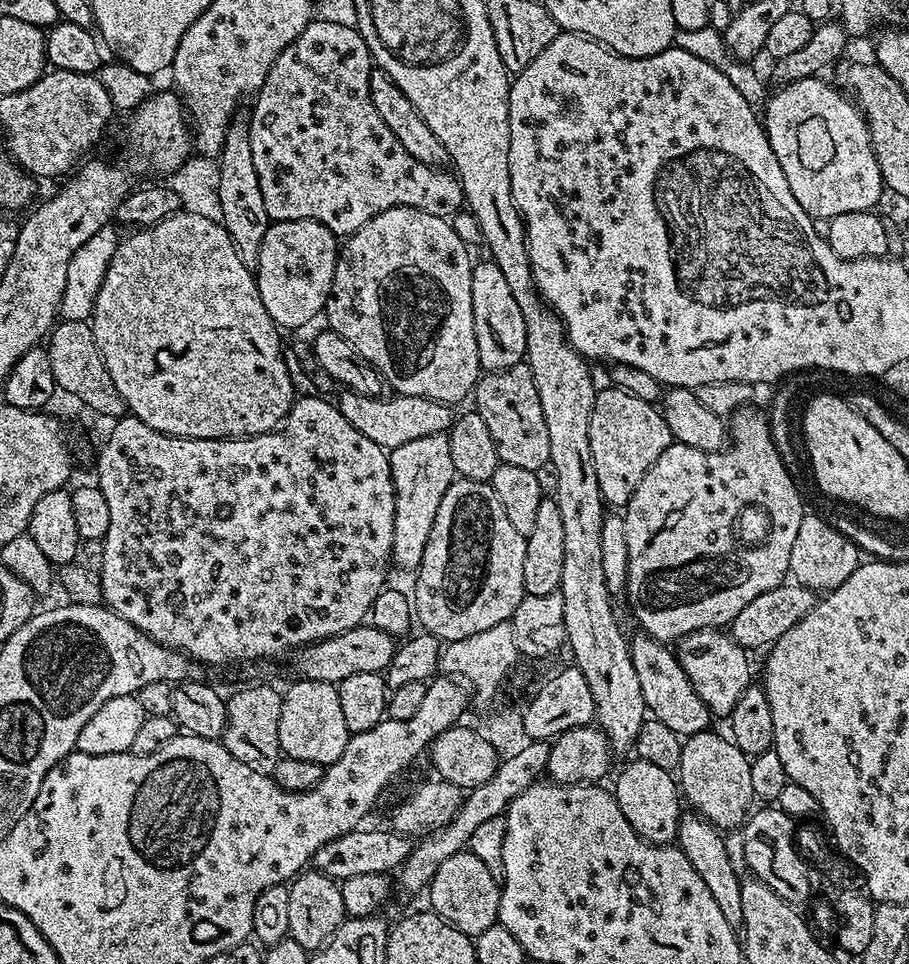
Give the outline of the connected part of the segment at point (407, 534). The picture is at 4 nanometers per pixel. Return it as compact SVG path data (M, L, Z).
M447 435L414 438L406 446L398 446L388 452L390 470L394 478L396 509L394 510L394 542L392 560L400 568L419 569L430 530L434 526L434 514L442 506L446 490L457 479L454 462L450 462L450 446Z

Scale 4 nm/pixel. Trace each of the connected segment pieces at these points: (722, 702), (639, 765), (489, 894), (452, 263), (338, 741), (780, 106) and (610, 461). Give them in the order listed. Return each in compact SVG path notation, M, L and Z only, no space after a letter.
M703 628L691 632L678 641L675 649L686 678L698 690L702 702L712 711L713 717L731 717L734 706L738 706L738 698L753 683L752 668L748 665L749 653L738 646L727 631L718 628Z
M632 758L616 776L614 795L622 814L626 814L626 822L634 826L645 842L671 845L675 841L682 815L682 793L673 773L662 770L662 766L654 766L654 762Z
M470 850L450 854L450 858L446 858L446 862L442 862L442 866L438 866L434 878L427 886L426 895L428 895L429 902L432 903L429 904L431 911L442 917L447 924L452 924L458 930L462 930L462 934L473 938L478 934L482 934L482 930L490 930L490 926L497 923L500 915L500 884L498 883L498 877L490 874L490 870L486 870L486 865Z
M391 208L366 222L351 236L343 241L336 257L334 282L330 286L328 303L325 304L323 315L328 316L327 327L338 333L366 362L370 362L378 369L384 378L385 385L393 393L402 396L421 396L431 400L441 400L443 404L459 405L459 400L464 400L473 395L476 383L480 381L482 369L478 358L478 338L474 338L474 306L470 298L470 282L472 281L473 257L468 257L469 245L454 234L451 219L434 214L426 214L426 210L417 208Z
M297 679L295 683L282 696L282 714L278 718L281 753L290 758L302 758L302 762L318 762L325 766L338 762L350 735L346 717L342 715L339 687L317 680Z
M811 76L777 87L777 92L767 97L765 112L762 112L764 130L778 158L778 166L782 166L786 182L790 182L790 194L798 198L798 206L802 206L808 216L820 222L832 220L838 214L871 212L877 207L880 195L886 192L864 113L839 88L829 81L828 84L820 76Z
M615 386L601 387L590 414L590 454L594 454L594 474L598 474L600 496L605 505L627 505L642 482L646 470L672 445L670 426L655 403L648 403L632 392Z

